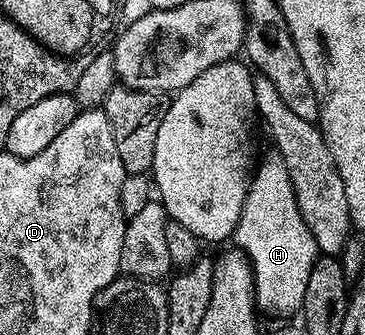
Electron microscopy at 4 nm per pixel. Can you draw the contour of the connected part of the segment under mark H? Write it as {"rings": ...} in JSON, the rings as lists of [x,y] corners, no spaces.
{"rings":[[[271,150],[263,161],[258,161],[251,177],[251,185],[235,227],[234,243],[247,255],[251,264],[251,274],[255,279],[255,303],[260,313],[268,312],[271,316],[291,316],[302,309],[305,302],[305,286],[309,286],[309,274],[317,259],[317,249],[313,242],[313,234],[309,234],[309,226],[301,218],[297,206],[295,191],[289,182],[285,170],[285,162],[279,153]]]}

